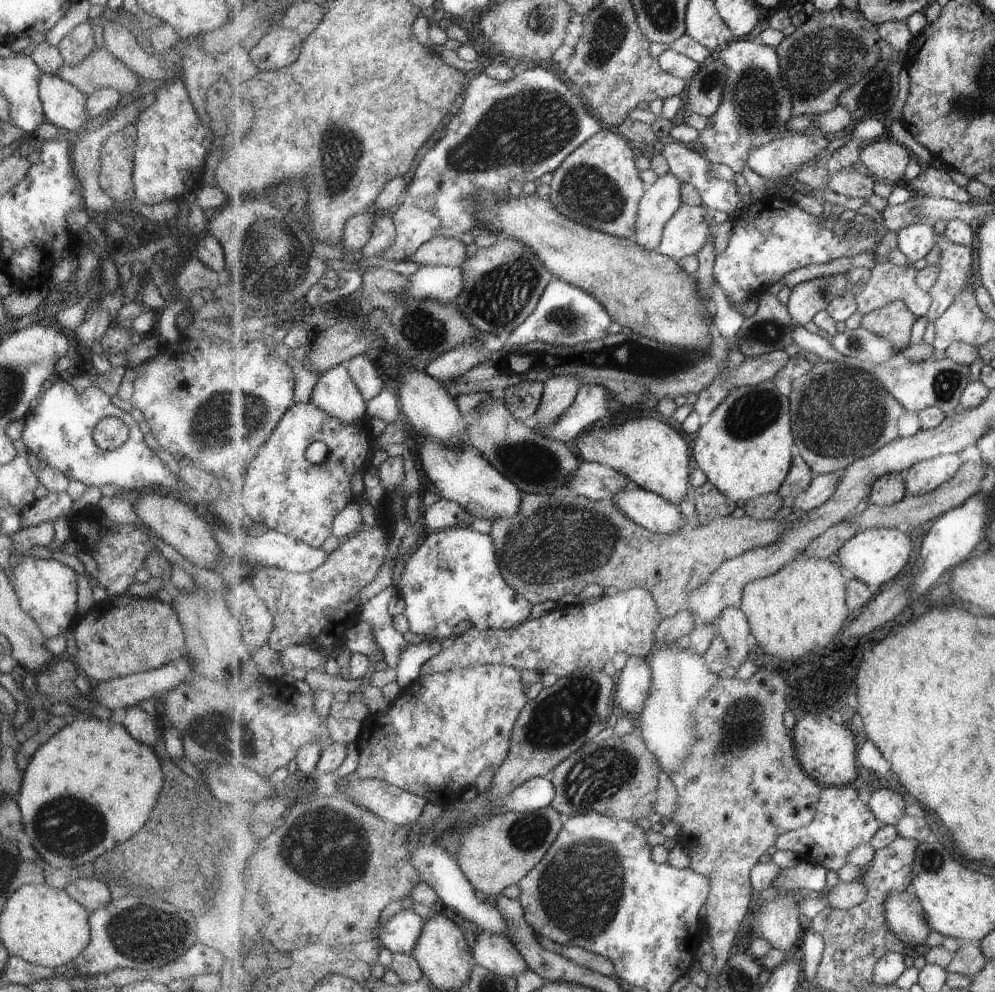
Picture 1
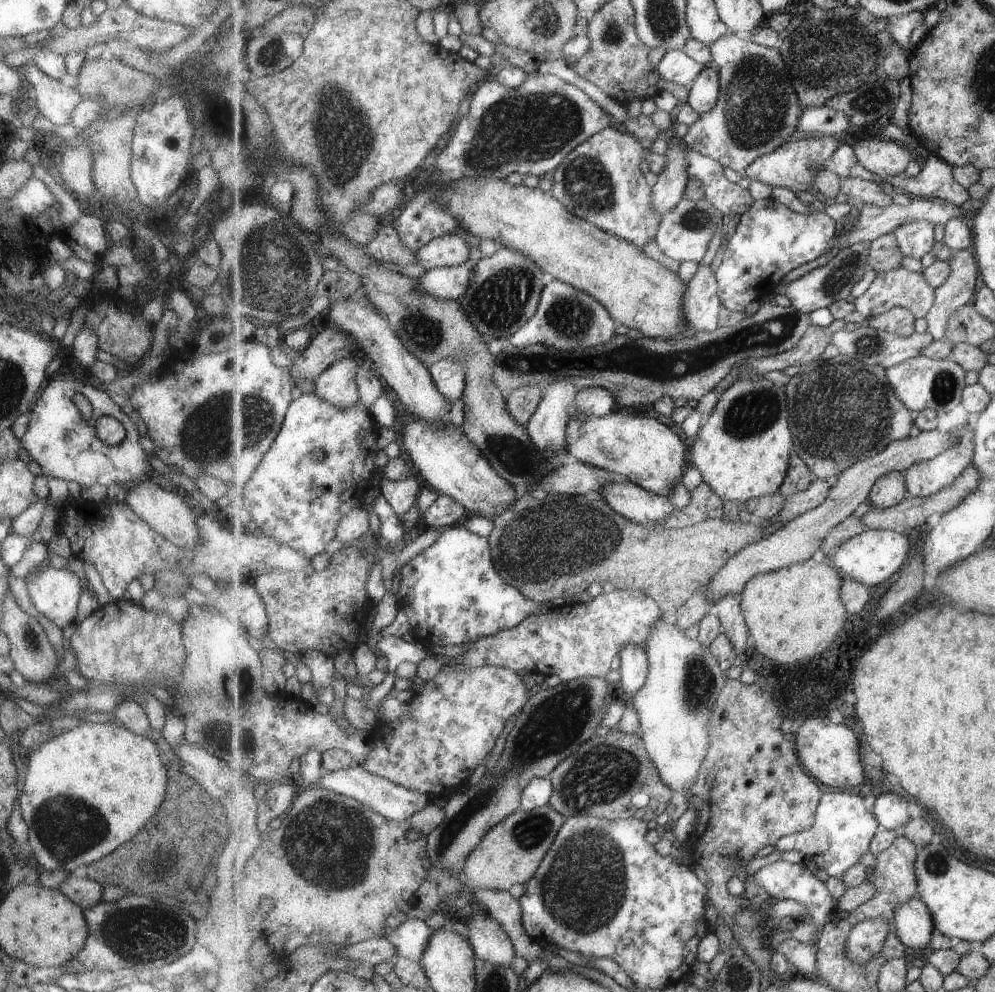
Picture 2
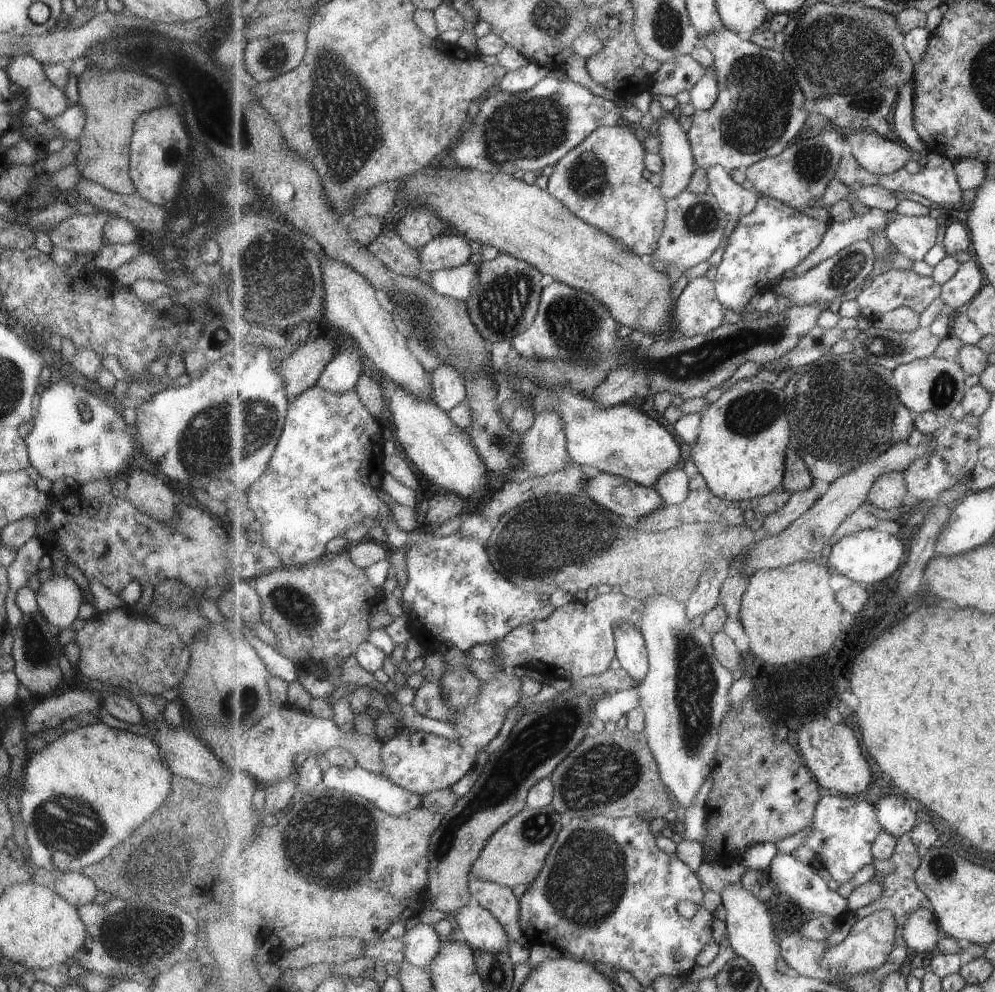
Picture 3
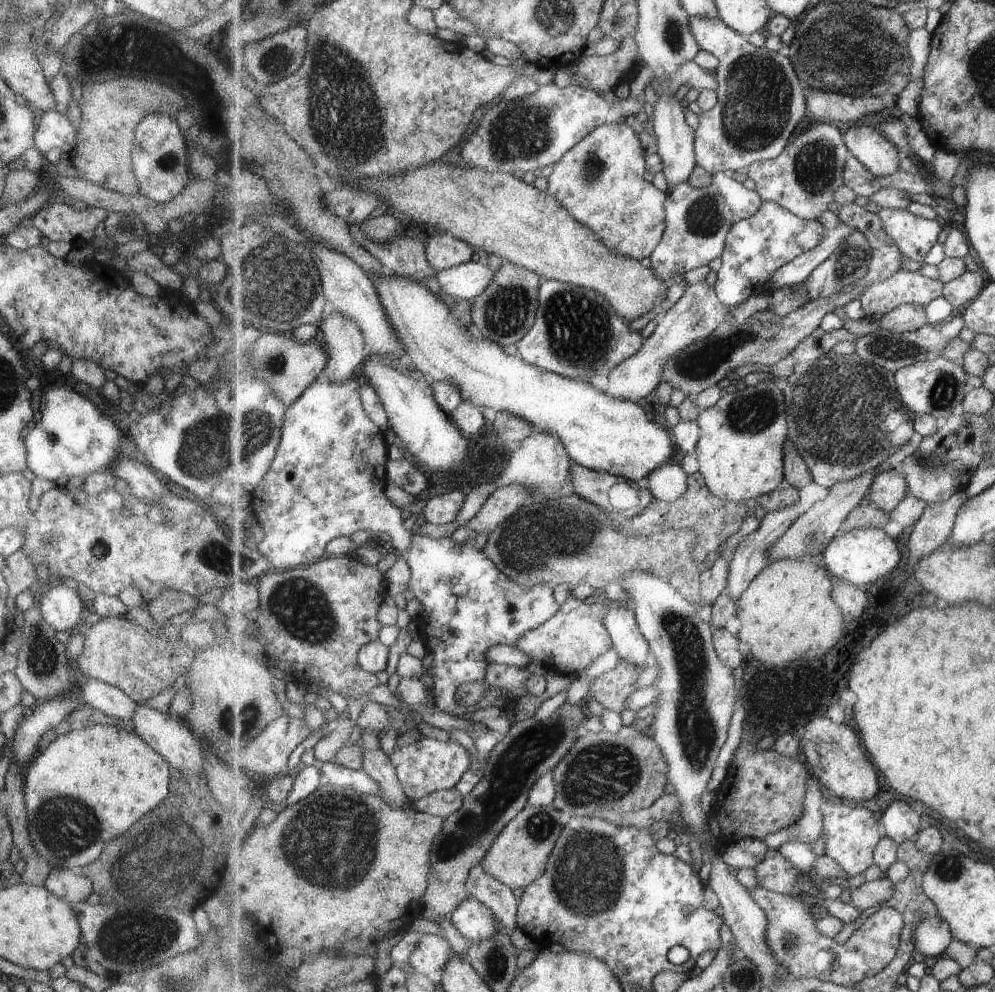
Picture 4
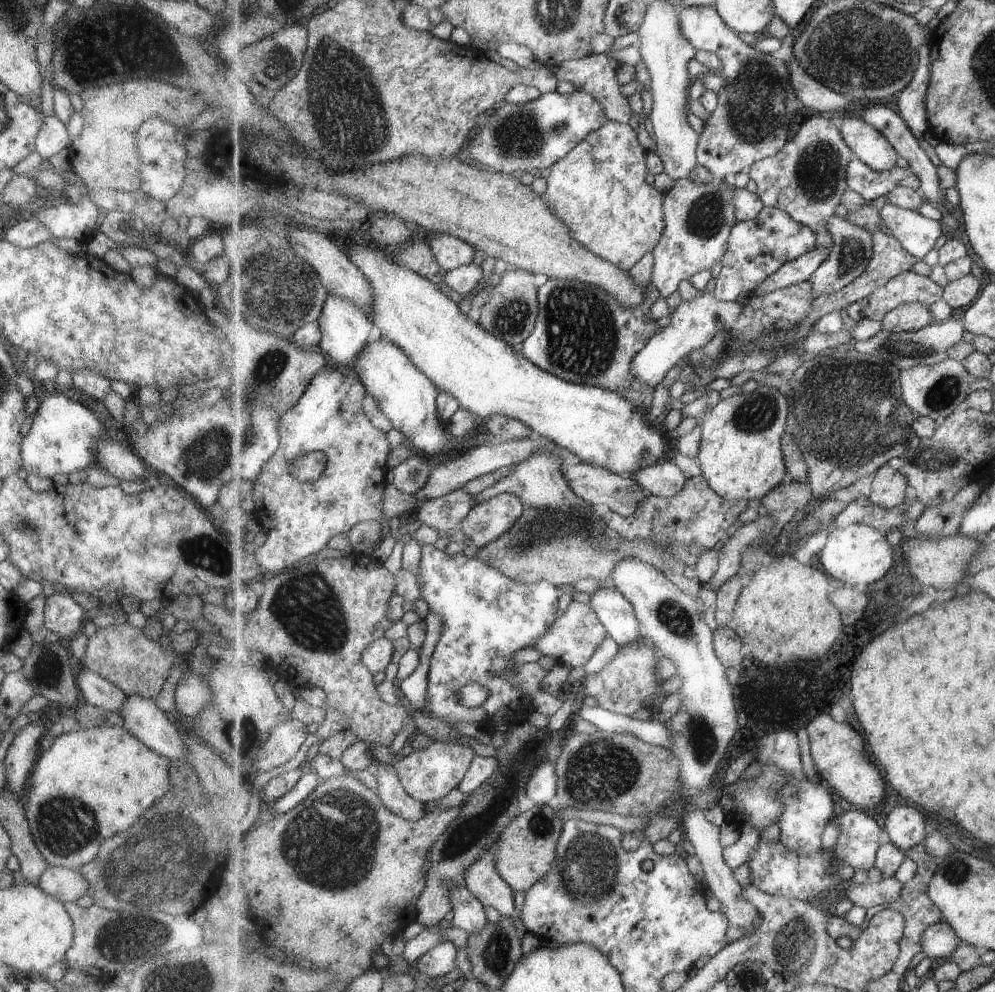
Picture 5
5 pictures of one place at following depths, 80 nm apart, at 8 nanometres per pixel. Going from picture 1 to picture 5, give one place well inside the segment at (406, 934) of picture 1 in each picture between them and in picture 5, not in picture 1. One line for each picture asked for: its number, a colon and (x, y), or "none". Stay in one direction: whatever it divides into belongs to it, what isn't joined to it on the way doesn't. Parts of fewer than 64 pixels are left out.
2: (411, 938)
3: (423, 945)
4: (433, 954)
5: (441, 960)

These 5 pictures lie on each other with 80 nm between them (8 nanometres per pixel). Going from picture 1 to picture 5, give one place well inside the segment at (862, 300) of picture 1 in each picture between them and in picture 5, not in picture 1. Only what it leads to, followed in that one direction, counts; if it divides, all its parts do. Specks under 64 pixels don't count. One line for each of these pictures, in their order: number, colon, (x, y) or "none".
2: (899, 288)
3: (895, 289)
4: (905, 287)
5: (909, 287)

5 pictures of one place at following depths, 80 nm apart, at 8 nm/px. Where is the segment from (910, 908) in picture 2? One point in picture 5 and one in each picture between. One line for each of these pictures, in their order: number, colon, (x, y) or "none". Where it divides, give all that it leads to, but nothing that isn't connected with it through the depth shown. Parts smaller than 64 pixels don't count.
3: (922, 931)
4: (932, 937)
5: (940, 941)

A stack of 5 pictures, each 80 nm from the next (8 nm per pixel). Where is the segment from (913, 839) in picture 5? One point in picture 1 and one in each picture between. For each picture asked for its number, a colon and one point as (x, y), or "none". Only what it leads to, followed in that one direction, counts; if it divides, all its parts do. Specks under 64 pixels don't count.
1: (889, 806)
2: (892, 811)
3: (898, 817)
4: (902, 823)

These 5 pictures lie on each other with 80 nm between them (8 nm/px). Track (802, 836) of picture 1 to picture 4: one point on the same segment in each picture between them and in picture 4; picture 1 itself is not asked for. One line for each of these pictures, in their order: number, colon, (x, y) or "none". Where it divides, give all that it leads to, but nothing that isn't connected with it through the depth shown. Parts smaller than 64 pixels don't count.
2: (845, 828)
3: (844, 830)
4: (852, 834)

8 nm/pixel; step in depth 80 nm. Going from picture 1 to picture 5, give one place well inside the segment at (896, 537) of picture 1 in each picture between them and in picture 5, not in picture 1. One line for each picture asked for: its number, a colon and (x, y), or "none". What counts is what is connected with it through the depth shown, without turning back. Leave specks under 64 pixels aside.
2: (873, 556)
3: (870, 556)
4: (861, 556)
5: (858, 554)

